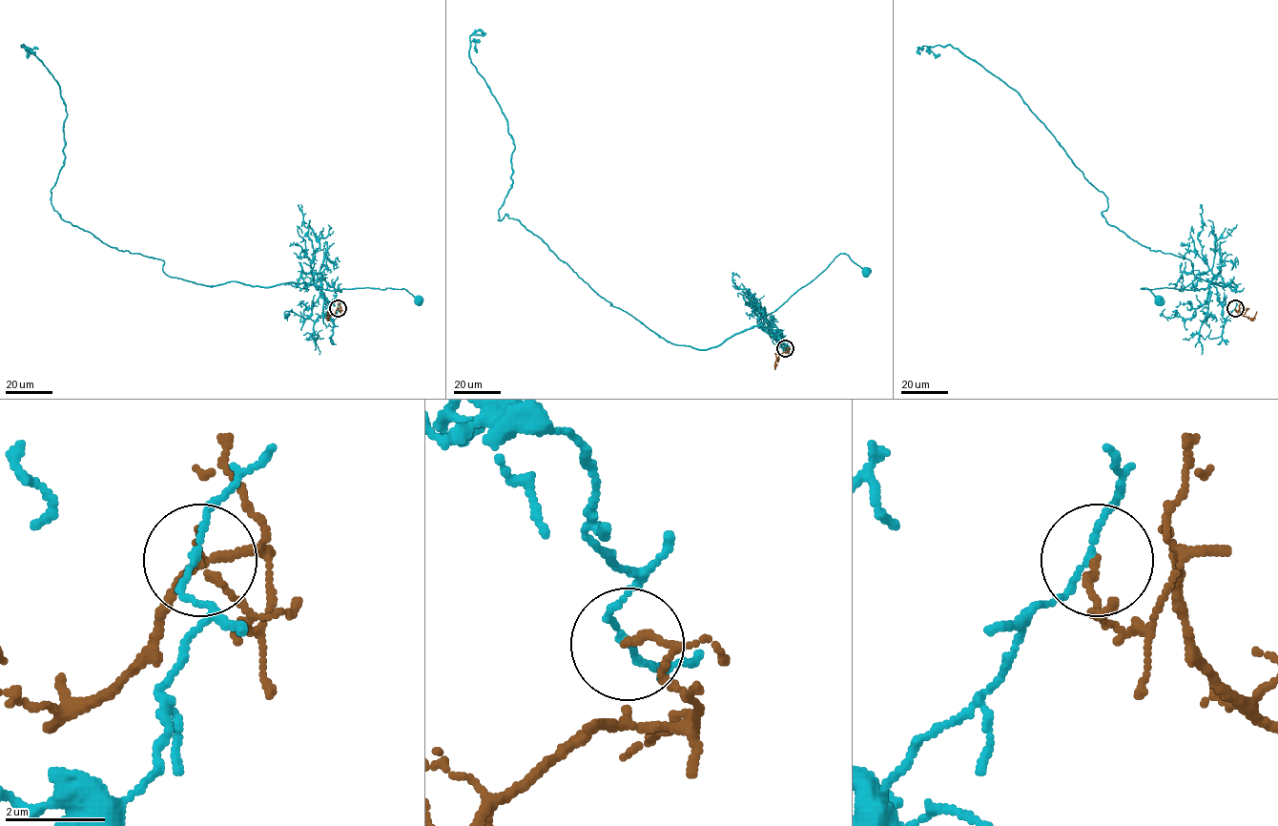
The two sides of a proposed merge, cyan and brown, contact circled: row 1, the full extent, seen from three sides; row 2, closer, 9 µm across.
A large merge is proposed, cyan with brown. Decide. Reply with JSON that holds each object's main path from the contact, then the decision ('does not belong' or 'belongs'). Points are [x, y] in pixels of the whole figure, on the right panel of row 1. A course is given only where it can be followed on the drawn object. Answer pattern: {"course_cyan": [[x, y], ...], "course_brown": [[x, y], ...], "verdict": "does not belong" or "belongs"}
{"course_cyan": [[1235, 308], [1225, 320], [1216, 288], [1210, 283], [1205, 289], [1194, 290], [1141, 289], [1148, 289], [1160, 299]], "course_brown": [[1235, 308], [1236, 311], [1239, 307], [1239, 312], [1248, 319], [1252, 319], [1256, 311]], "verdict": "does not belong"}

